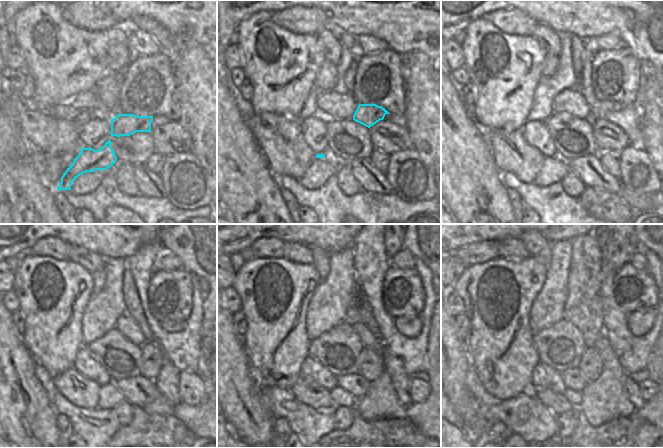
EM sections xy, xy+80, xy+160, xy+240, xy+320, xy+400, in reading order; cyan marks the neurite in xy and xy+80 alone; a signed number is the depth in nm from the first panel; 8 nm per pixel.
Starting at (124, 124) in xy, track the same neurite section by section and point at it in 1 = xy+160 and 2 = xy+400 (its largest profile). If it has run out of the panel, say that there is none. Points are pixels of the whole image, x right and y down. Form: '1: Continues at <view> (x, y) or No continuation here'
1: Continues at xy+160 (600, 110)
2: Continues at xy+400 (640, 322).

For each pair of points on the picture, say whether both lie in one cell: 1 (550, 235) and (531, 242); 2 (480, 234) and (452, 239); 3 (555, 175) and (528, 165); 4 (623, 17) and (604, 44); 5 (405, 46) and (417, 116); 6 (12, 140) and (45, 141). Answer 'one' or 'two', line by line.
1: two
2: one
3: two
4: two
5: two
6: two

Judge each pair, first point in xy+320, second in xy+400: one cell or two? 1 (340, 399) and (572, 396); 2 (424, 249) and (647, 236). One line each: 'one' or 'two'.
1: one
2: one

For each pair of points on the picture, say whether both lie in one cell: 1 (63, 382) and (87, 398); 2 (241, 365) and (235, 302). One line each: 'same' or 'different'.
1: same
2: different

